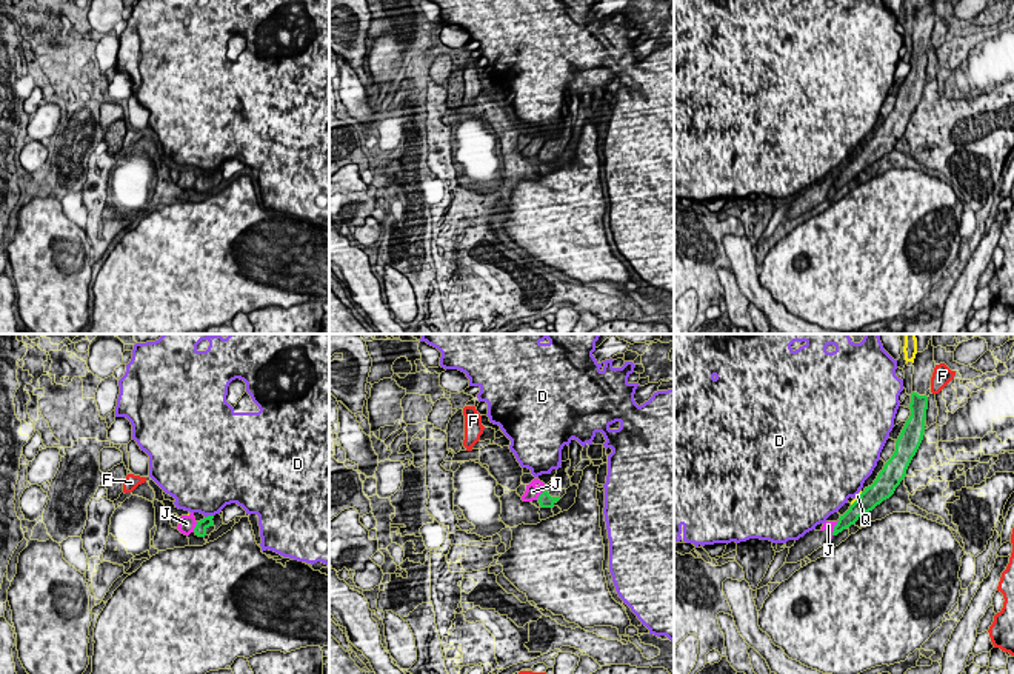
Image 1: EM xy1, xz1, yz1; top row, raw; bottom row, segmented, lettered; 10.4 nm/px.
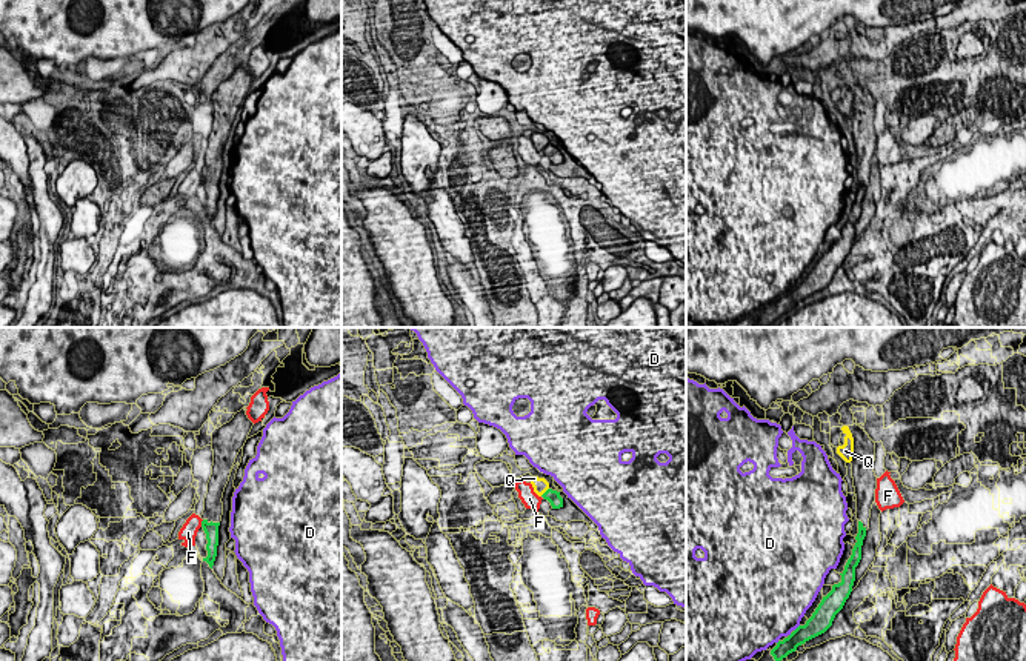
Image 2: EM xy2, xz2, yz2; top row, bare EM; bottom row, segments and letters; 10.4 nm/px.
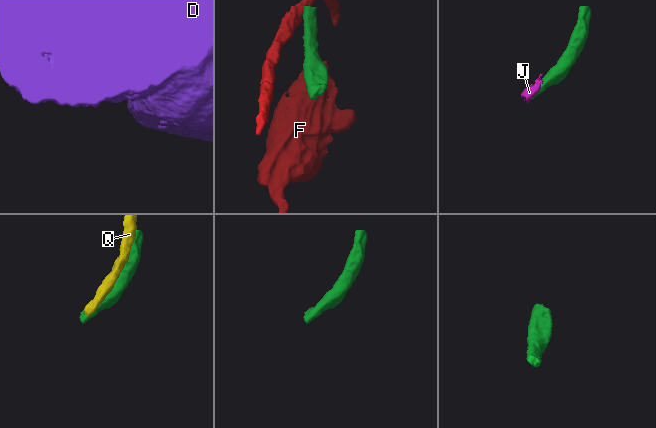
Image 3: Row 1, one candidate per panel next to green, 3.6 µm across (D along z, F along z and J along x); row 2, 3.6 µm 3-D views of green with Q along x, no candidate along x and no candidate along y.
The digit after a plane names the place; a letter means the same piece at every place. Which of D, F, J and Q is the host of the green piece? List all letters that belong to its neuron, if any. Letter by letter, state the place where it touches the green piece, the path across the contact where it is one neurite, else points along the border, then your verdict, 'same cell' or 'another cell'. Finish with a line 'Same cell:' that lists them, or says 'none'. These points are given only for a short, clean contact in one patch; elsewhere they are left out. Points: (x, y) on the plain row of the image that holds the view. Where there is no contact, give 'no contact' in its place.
D: contact xy1 (208, 171); border xy1 (213, 170), (205, 173); another cell
F: contact xy2 (202, 179); border xy2 (203, 176), (200, 182); another cell
J: contact xy1 (196, 182); border xy1 (197, 177), (193, 186); another cell
Q: contact xz2 (545, 148); another cell
Same cell: none

